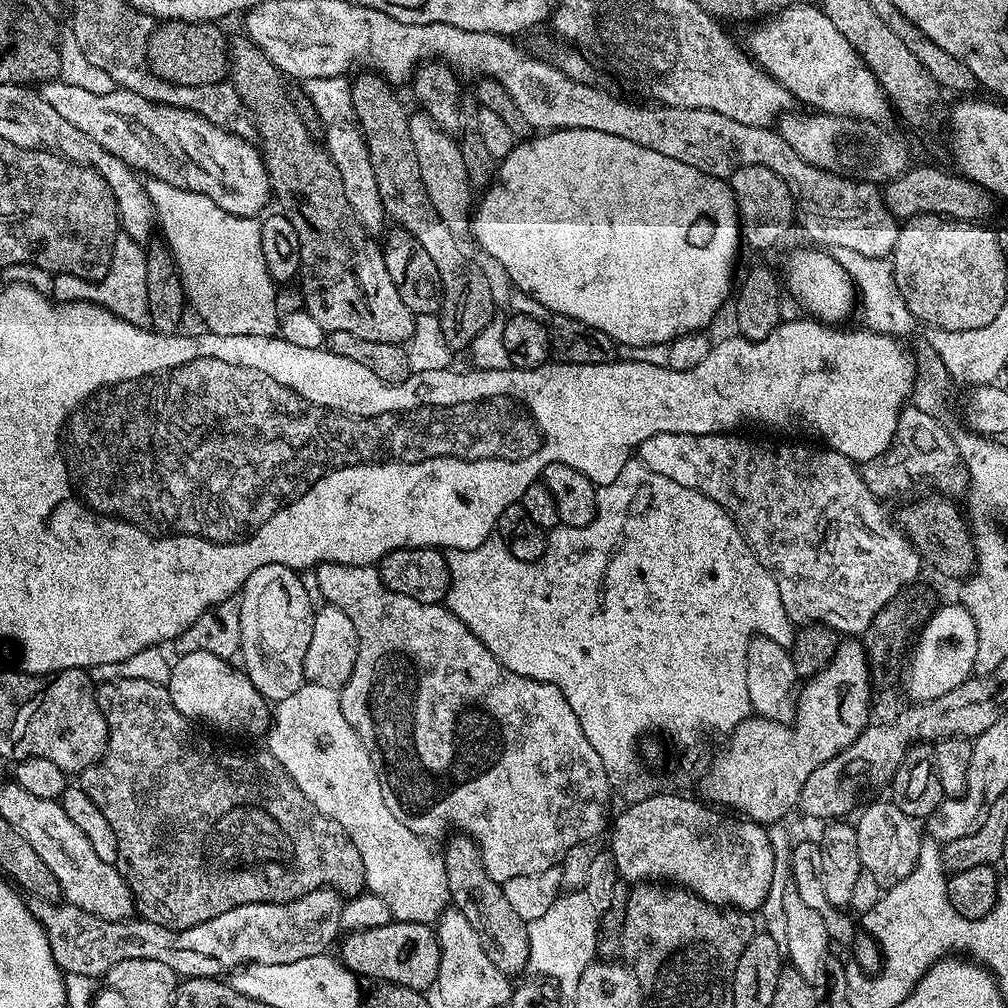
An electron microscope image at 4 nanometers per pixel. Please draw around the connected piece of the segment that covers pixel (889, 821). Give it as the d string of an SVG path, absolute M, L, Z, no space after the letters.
M891 799L876 800L864 808L864 813L854 820L858 834L858 858L860 867L865 872L874 874L874 878L882 886L897 884L914 870L920 857L922 841L920 832L916 829L917 821L908 816Z

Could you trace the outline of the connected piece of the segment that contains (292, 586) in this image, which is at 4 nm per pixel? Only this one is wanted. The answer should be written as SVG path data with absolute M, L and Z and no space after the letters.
M281 564L262 566L254 570L250 578L246 578L244 587L238 595L241 598L241 644L239 655L244 656L242 670L254 682L254 686L264 695L264 699L275 702L282 698L290 698L294 690L298 690L306 679L304 677L303 659L310 645L310 634L314 627L316 613L311 604L306 587L303 586L303 575L295 568L287 568Z

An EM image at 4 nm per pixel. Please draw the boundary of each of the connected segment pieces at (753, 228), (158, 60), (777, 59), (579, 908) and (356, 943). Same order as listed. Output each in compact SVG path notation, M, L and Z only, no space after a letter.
M742 166L730 177L736 211L740 214L742 240L752 248L772 248L794 224L794 201L786 182L766 166Z
M181 20L163 21L148 39L148 67L154 75L179 88L211 89L230 72L230 40L216 22L195 24Z
M797 2L761 19L753 28L756 29L746 43L749 57L776 79L792 95L793 101L801 100L820 114L887 121L890 105L878 78L874 78L854 46L842 38L834 22L815 3Z
M582 890L565 891L542 918L527 921L530 938L530 958L527 971L540 978L554 981L561 993L571 994L576 990L578 978L597 959L596 935L601 913L594 910L590 898Z
M392 920L391 923L377 928L349 931L339 941L339 948L340 963L361 978L369 976L373 982L401 984L423 993L431 989L438 978L440 943L431 924Z

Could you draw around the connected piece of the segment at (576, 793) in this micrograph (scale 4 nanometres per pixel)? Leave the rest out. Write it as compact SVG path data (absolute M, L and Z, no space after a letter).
M318 564L314 575L325 601L342 610L354 622L359 640L357 661L354 662L348 681L339 689L342 714L346 714L346 722L350 722L358 738L362 738L374 762L374 770L382 786L382 798L386 798L386 806L390 806L390 810L398 817L398 822L410 826L414 834L425 838L443 837L449 830L459 830L463 835L469 836L480 847L486 874L490 874L490 878L494 878L501 886L510 878L518 878L521 874L542 874L542 870L557 867L570 846L583 840L595 840L601 835L599 832L603 828L605 831L609 827L608 799L614 793L614 788L608 779L608 771L606 766L602 766L602 758L598 758L598 750L594 750L586 734L582 734L582 726L578 726L578 714L570 710L570 702L566 702L558 686L514 674L514 670L494 658L488 647L443 603L414 602L414 598L406 598L406 594L394 594L394 590L390 590L382 582L379 567L371 564Z

